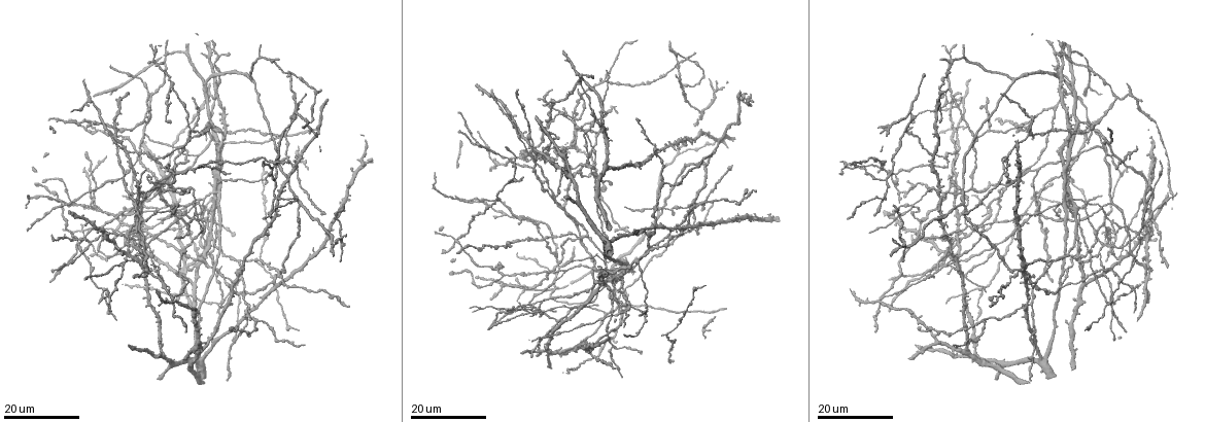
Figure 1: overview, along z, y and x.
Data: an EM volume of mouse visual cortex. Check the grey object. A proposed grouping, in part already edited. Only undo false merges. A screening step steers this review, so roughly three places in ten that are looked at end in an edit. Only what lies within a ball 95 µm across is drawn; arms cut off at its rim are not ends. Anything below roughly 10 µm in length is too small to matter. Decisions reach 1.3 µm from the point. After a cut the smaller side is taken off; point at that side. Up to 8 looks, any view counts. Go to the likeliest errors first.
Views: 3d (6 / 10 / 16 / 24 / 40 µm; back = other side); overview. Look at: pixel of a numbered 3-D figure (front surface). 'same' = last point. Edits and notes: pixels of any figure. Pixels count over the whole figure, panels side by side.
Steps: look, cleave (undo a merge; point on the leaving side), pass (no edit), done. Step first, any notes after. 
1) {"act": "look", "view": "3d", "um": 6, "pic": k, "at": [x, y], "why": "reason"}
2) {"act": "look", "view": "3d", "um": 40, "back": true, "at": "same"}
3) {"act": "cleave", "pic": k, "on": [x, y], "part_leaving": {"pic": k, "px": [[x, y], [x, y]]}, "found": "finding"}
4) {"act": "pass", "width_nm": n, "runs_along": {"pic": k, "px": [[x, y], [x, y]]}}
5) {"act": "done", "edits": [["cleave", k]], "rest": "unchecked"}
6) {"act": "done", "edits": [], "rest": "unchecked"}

{"act": "look", "view": "3d", "um": 24, "pic": 1, "at": [148, 246], "why": "arms part here"}

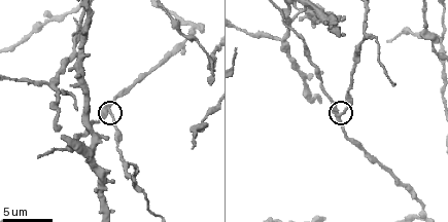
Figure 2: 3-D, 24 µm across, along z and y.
{"act": "look", "view": "3d", "um": 6, "pic": 2, "at": [340, 111]}

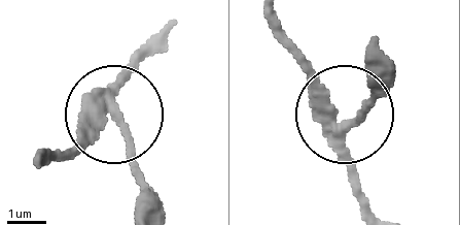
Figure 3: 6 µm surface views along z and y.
{"act": "look", "view": "3d", "um": 6, "back": true, "pic": 3, "at": [116, 124], "why": "from behind"}

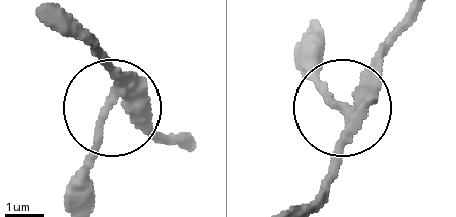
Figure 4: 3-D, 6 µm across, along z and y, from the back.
{"act": "pass", "arms": 3, "runs_along": {"pic": 4, "px": [[74, 31], [113, 80], [77, 185]]}, "found": "continuous, no second cell"}

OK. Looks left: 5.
{"act": "look", "view": "3d", "um": 24, "pic": 1, "at": [930, 186], "why": "four or more arms meet"}

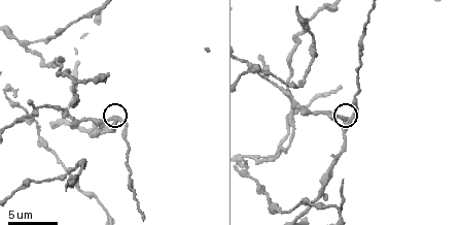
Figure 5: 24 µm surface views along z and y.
{"act": "look", "view": "3d", "um": 6, "pic": 5, "at": [113, 117], "why": "zoom in"}

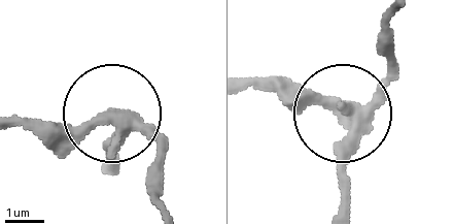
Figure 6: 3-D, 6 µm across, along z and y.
{"act": "pass", "width_nm": 320, "runs_along": {"pic": 6, "px": [[340, 210], [346, 121], [392, 55]]}, "found": "all the same cell"}

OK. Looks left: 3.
{"act": "look", "view": "3d", "um": 16, "pic": 1, "at": [1132, 262], "why": "two arms in line, one across"}

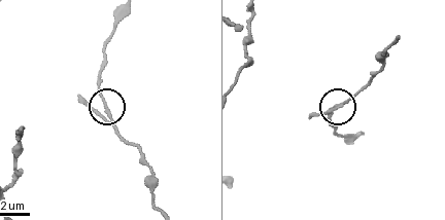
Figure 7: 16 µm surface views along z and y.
{"act": "look", "view": "3d", "um": 6, "pic": 7, "at": [104, 104]}

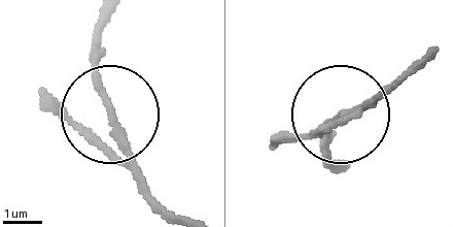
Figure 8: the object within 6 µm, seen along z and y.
{"act": "pass", "found": "all the same cell"}

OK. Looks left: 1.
{"act": "look", "view": "3d", "um": 10, "pic": 5, "at": [340, 209], "why": "small branch off a trunk"}

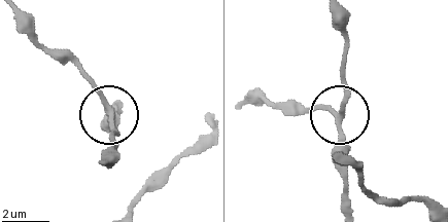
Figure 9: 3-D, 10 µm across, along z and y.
{"act": "pass", "runs_along": {"pic": 9, "px": [[345, 213], [340, 113], [345, 62]]}, "found": "continuous, no second cell"}

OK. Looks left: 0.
{"act": "done", "edits": [], "rest": "unchecked"}

